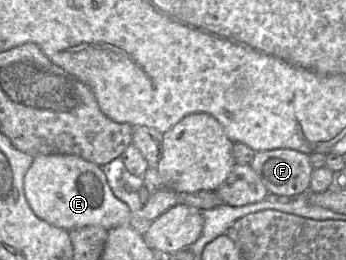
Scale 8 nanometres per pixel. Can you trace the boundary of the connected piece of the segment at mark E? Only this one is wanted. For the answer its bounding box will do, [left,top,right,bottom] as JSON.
[23,154,130,231]

